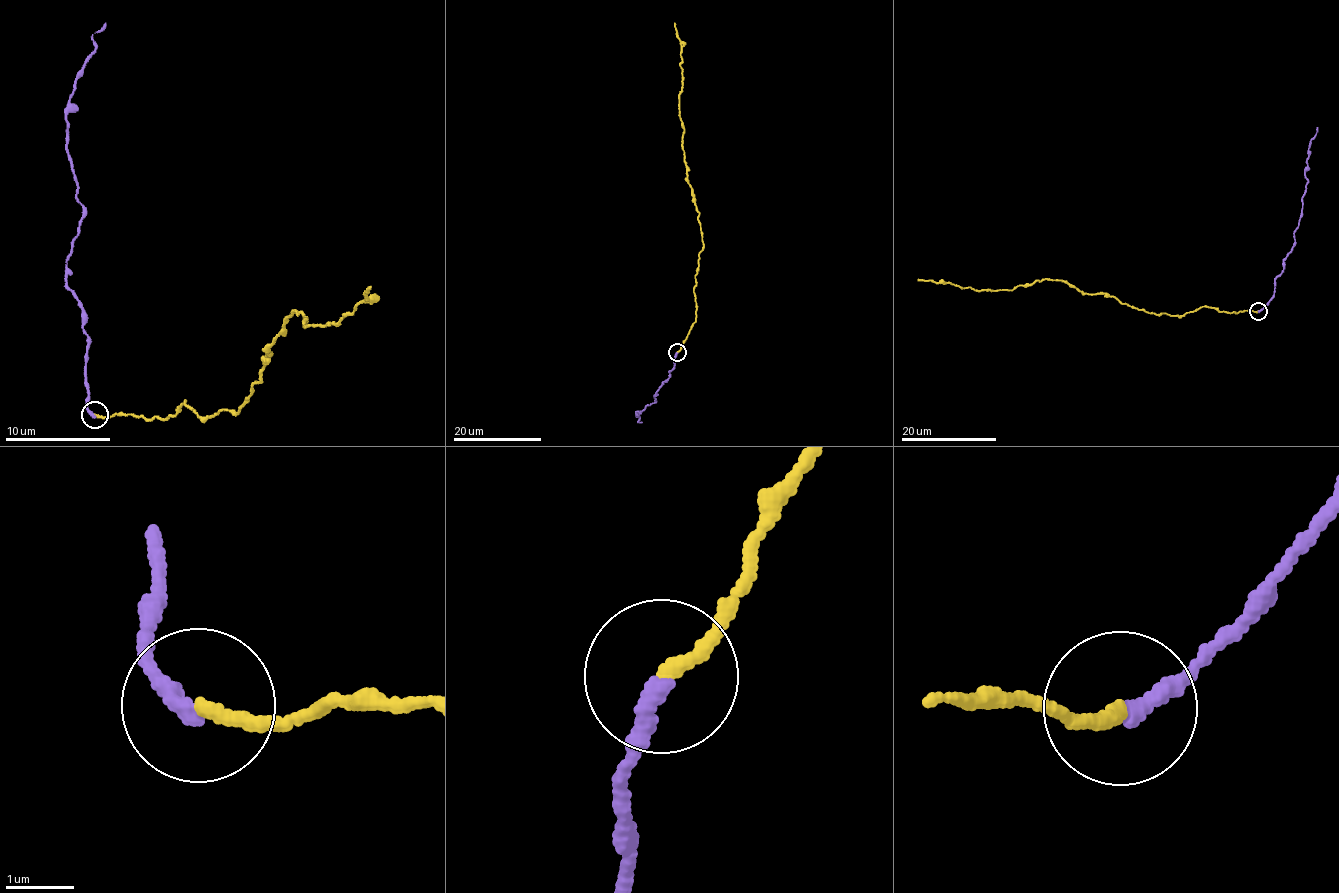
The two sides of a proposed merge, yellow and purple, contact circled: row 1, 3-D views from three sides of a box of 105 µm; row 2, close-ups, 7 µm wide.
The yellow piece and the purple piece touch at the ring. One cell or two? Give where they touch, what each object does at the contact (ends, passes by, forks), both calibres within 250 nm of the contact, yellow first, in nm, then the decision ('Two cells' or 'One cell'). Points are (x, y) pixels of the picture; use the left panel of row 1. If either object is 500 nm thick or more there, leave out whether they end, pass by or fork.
Place: (94, 415). At the ring yellow ends. At the ring purple ends. Thickness 200 nm (yellow) against 260 nm. Two cells

